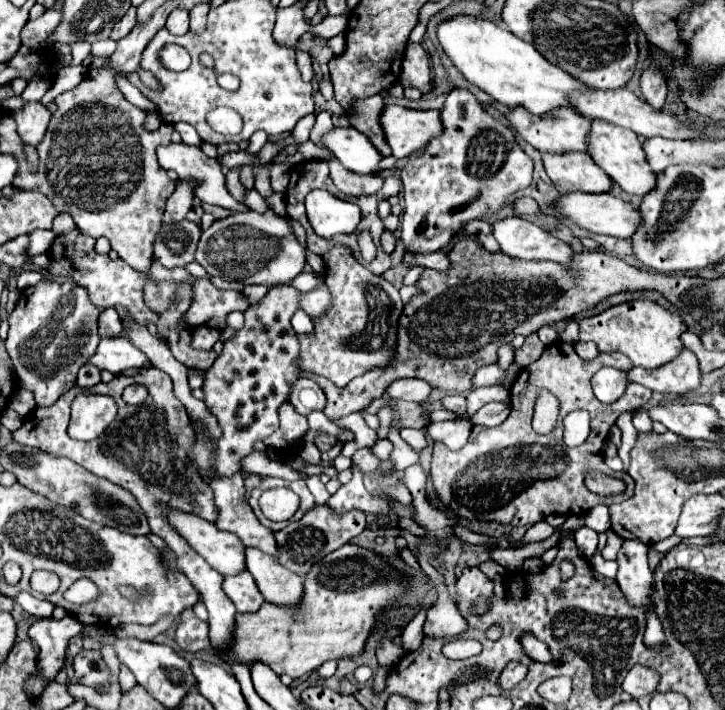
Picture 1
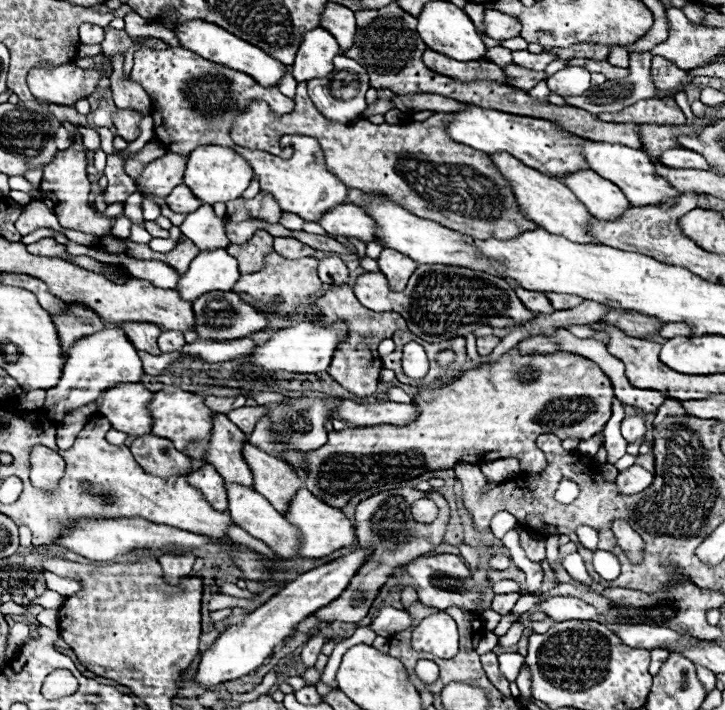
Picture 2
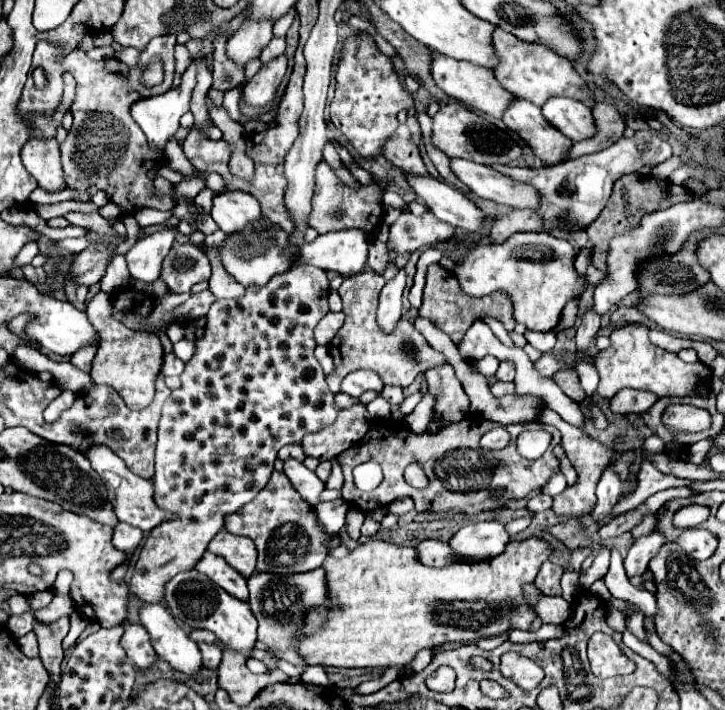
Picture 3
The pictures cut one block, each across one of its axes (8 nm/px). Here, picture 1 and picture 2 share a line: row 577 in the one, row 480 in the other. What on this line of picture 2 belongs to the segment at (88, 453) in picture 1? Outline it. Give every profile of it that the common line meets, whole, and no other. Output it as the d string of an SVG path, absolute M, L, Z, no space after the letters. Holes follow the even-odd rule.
M206 464L200 470L188 474L186 480L188 480L188 484L192 484L192 488L198 488L204 494L206 502L214 510L226 510L228 508L224 480L220 478L220 474L210 464Z

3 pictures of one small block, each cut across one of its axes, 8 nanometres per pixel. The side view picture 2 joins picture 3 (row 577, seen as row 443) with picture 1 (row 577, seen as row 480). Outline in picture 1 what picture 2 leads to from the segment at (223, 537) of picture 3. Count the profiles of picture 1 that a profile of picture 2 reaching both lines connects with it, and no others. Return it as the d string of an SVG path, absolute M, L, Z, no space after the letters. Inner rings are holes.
M246 548L246 568L254 576L264 600L284 608L296 608L302 600L302 580L296 572L284 568L276 558Z

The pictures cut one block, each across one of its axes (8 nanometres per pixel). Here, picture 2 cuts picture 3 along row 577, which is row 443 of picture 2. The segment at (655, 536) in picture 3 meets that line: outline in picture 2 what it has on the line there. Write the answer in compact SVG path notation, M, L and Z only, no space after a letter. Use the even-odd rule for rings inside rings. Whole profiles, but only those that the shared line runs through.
M632 416L632 418L622 420L622 436L626 438L628 444L640 440L644 436L644 432L646 432L646 426L640 416Z

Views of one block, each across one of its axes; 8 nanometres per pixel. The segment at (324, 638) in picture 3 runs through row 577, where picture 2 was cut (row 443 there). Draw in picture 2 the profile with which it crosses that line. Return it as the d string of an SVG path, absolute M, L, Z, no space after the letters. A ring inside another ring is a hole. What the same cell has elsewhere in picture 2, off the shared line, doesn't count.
M512 348L512 352L504 354L498 362L482 366L482 368L476 368L476 370L468 370L468 372L460 374L458 380L454 380L452 384L434 382L422 385L420 387L420 394L414 398L420 416L414 422L406 424L406 426L378 424L378 426L358 426L358 428L344 428L344 430L338 430L338 432L328 432L328 442L322 448L318 448L318 450L308 452L310 470L308 470L308 478L306 478L306 488L314 496L318 496L320 500L324 500L326 504L332 504L334 508L342 508L352 496L356 496L356 494L360 494L364 490L370 490L370 488L376 488L376 486L382 486L382 484L390 484L390 482L404 482L404 480L416 478L416 476L420 476L424 472L430 472L430 470L448 470L448 468L454 468L460 462L470 462L470 460L464 460L468 456L480 456L482 458L482 460L474 460L474 464L482 464L482 462L498 460L498 458L518 458L520 460L520 472L524 472L524 474L540 474L546 468L546 460L540 456L540 448L536 446L536 438L540 434L556 434L560 438L586 440L586 438L594 436L596 432L600 432L604 428L604 424L610 420L610 416L612 416L612 400L614 400L612 382L610 382L610 378L602 372L602 368L596 362L592 362L592 360L588 360L584 356L572 354L572 352L526 354L526 356L522 356L522 354L518 354L518 348Z

